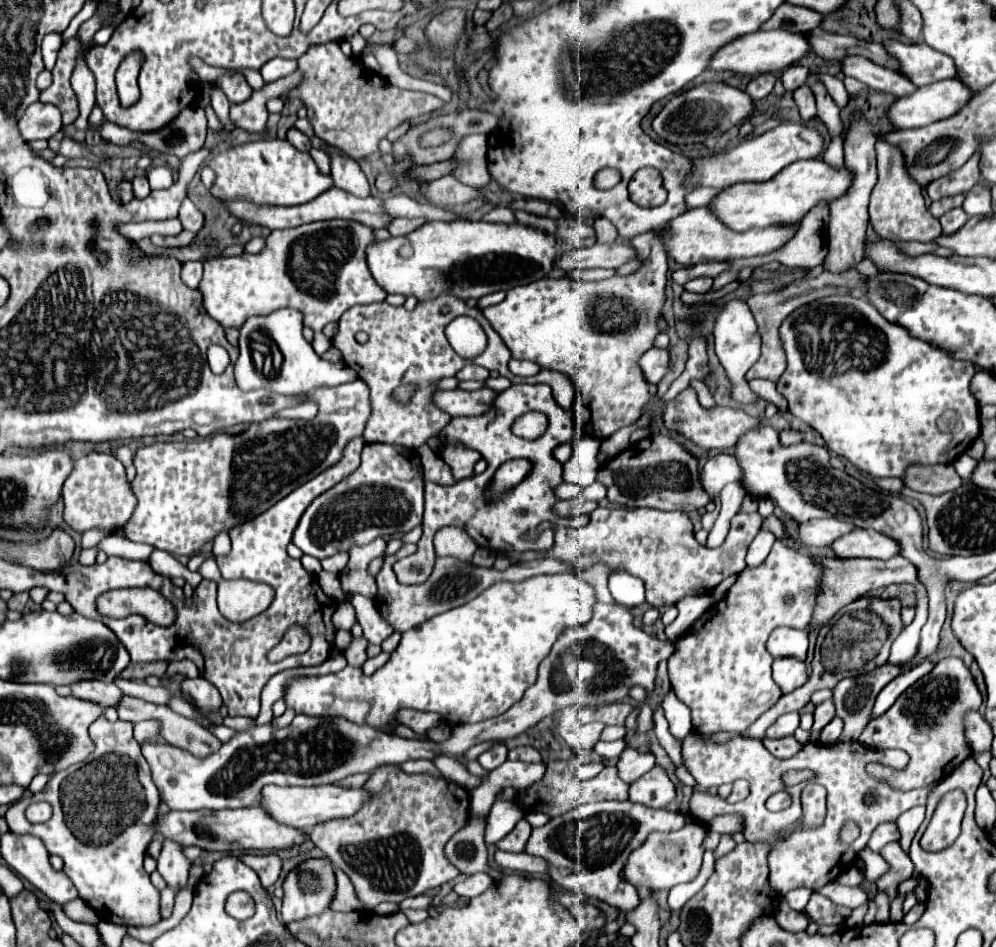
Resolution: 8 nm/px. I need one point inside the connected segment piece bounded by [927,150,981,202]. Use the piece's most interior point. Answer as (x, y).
(959, 183)

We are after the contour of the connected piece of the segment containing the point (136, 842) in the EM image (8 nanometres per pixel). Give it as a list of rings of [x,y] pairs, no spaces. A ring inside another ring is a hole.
[[[101,714],[89,728],[89,736],[95,744],[95,750],[79,764],[69,766],[67,770],[55,772],[47,786],[29,796],[21,798],[15,804],[9,806],[5,818],[9,824],[9,830],[23,836],[31,834],[43,840],[49,854],[57,854],[63,858],[65,866],[63,872],[71,878],[75,884],[79,898],[87,902],[101,920],[123,924],[123,926],[151,926],[161,920],[159,916],[159,890],[151,884],[149,874],[143,870],[143,858],[147,854],[147,846],[153,840],[155,832],[151,830],[155,818],[157,818],[157,806],[159,806],[159,790],[151,780],[151,770],[147,766],[147,760],[143,758],[139,750],[139,742],[133,738],[133,724],[131,722],[107,722],[107,718]],[[45,800],[53,806],[53,816],[45,824],[31,824],[25,818],[25,808],[31,802]]]

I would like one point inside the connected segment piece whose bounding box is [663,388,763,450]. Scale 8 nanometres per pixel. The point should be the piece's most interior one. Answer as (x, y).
(721, 427)

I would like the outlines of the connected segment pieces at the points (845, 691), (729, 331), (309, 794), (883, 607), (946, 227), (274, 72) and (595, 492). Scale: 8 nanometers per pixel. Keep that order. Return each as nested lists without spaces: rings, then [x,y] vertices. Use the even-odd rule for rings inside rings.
[[[879,666],[869,674],[857,678],[845,678],[833,688],[833,700],[837,706],[837,716],[845,722],[841,742],[857,742],[865,726],[873,720],[871,710],[877,694],[901,674],[899,666]]]
[[[735,298],[731,302],[725,302],[717,310],[713,336],[715,336],[715,352],[719,356],[719,362],[723,364],[725,372],[727,372],[727,378],[733,382],[733,398],[739,400],[741,404],[757,402],[759,396],[755,392],[751,392],[749,384],[745,382],[745,374],[761,356],[761,338],[759,338],[757,322],[755,322],[755,318],[753,318],[753,314],[751,314],[745,300]]]
[[[265,786],[263,790],[263,802],[261,806],[277,820],[293,828],[301,830],[311,830],[313,826],[327,822],[327,820],[337,820],[337,818],[349,818],[351,814],[357,814],[359,808],[363,808],[371,800],[371,792],[365,788],[341,788],[341,786],[313,786],[313,788],[303,788],[303,786]]]
[[[865,596],[861,598],[857,604],[853,604],[857,608],[871,608],[875,610],[891,628],[891,634],[889,634],[889,642],[891,638],[899,636],[901,630],[903,630],[903,622],[901,622],[901,602],[899,598],[889,598],[889,600],[883,600],[883,598],[871,598],[871,596]]]
[[[955,208],[955,210],[951,210],[939,218],[939,222],[943,226],[943,234],[947,234],[947,236],[959,232],[967,220],[969,220],[969,216],[963,212],[963,208]]]
[[[273,58],[269,60],[263,68],[261,68],[261,76],[265,82],[273,82],[277,78],[283,78],[287,74],[291,74],[293,70],[297,70],[297,60],[289,60],[289,58]]]
[[[593,482],[591,486],[587,486],[583,492],[581,492],[581,498],[583,500],[597,500],[601,502],[605,498],[605,492],[607,492],[607,486],[603,482]]]

